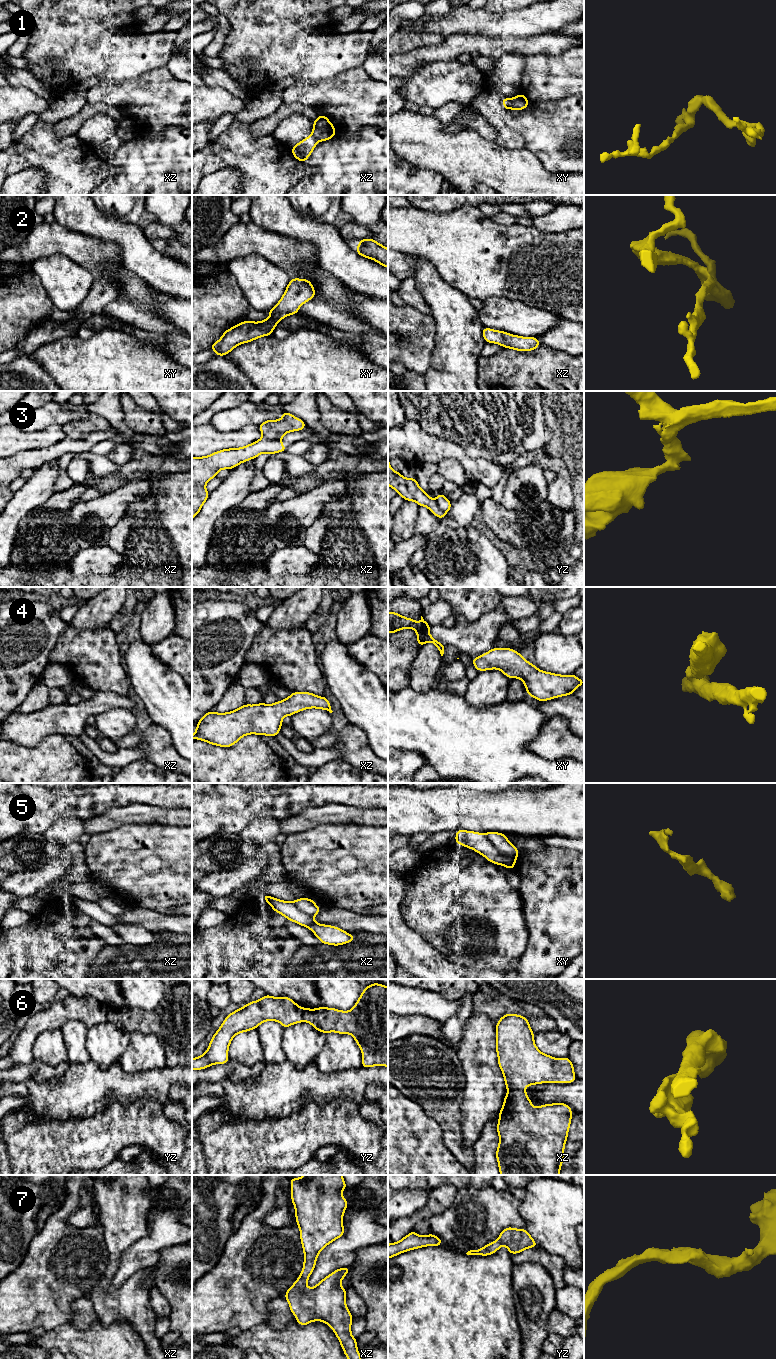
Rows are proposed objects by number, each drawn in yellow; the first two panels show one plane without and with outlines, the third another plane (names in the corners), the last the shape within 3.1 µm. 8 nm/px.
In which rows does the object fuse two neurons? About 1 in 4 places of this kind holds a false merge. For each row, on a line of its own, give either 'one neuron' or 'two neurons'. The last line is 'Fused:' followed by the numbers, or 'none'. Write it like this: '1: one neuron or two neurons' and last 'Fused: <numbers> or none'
1: two neurons
2: one neuron
3: two neurons
4: one neuron
5: two neurons
6: one neuron
7: one neuron
Fused: 1, 3, 5

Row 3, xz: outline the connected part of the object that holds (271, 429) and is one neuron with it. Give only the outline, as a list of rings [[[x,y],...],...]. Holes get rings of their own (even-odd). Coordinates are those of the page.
[[[284,411],[279,420],[266,420],[259,425],[263,437],[270,440],[282,439],[282,437],[292,431],[300,431],[306,426],[305,422],[292,414]]]

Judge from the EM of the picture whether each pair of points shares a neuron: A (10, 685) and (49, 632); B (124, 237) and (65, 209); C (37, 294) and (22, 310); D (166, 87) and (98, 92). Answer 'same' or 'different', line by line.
A: same
B: same
C: same
D: same

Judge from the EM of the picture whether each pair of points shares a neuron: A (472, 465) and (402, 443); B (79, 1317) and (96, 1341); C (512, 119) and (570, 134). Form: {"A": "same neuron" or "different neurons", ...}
{"A": "same neuron", "B": "different neurons", "C": "same neuron"}

